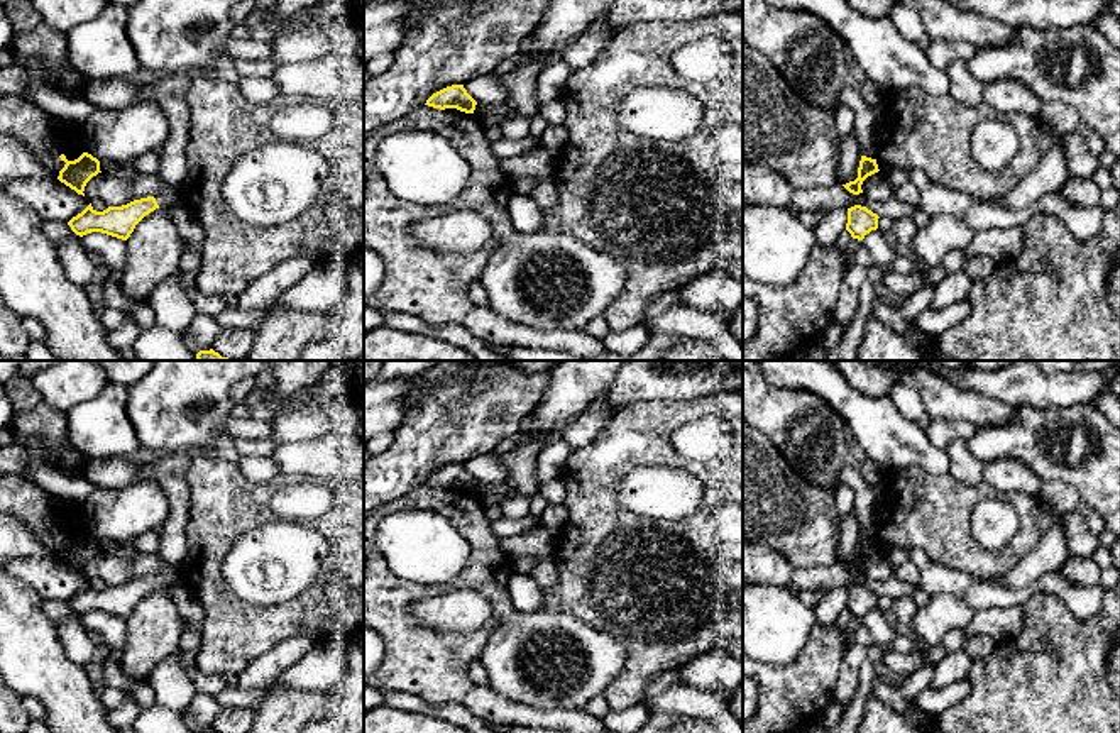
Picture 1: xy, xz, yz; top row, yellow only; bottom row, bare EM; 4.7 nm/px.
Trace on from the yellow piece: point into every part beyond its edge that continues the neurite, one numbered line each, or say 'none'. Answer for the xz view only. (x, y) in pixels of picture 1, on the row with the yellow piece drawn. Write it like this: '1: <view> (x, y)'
none

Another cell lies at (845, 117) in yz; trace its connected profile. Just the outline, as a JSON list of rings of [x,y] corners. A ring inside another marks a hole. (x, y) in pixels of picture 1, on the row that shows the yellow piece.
[[[841,103],[836,110],[836,130],[841,141],[854,130],[854,112],[848,105]]]

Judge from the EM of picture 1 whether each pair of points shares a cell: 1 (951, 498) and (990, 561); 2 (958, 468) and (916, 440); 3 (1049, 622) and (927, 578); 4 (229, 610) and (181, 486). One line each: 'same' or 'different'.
1: same
2: different
3: different
4: different

